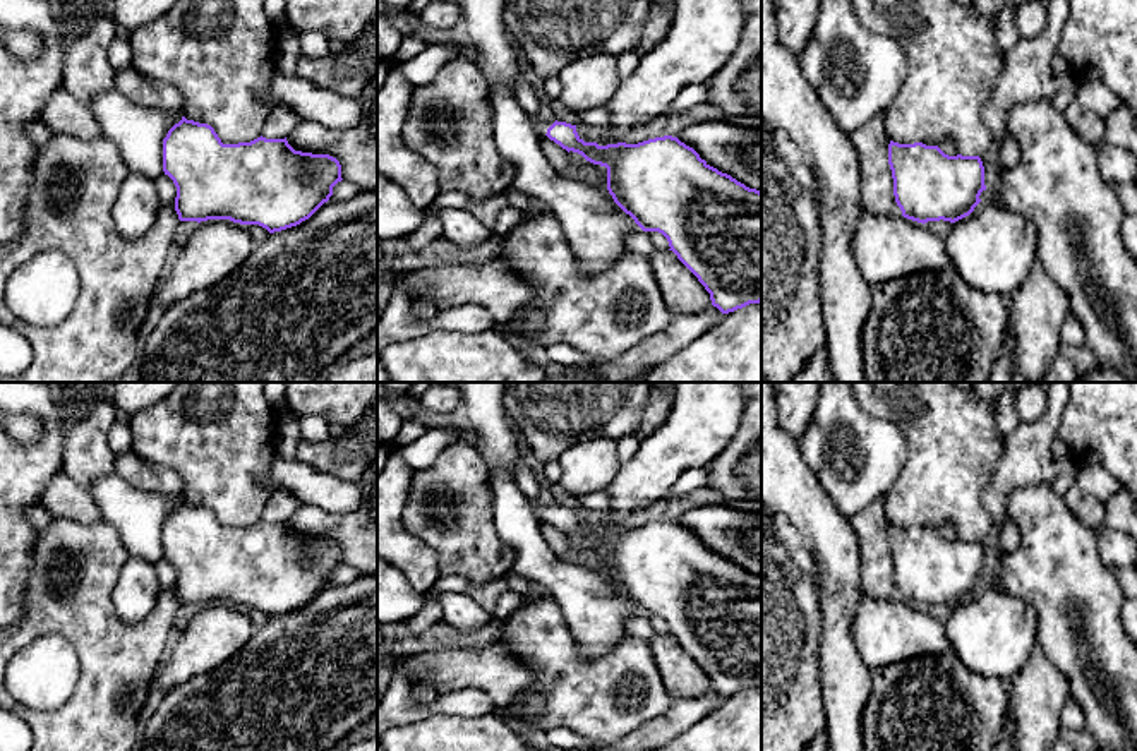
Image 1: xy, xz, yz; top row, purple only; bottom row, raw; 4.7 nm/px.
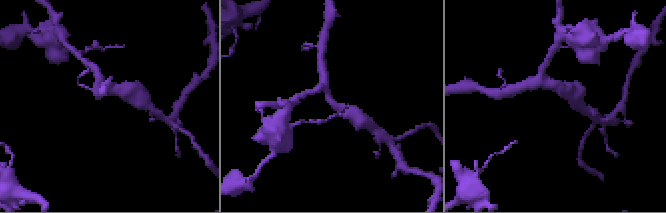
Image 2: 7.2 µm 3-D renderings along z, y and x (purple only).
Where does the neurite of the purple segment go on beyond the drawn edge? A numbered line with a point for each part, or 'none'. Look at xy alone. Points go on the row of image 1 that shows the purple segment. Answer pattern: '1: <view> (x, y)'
none

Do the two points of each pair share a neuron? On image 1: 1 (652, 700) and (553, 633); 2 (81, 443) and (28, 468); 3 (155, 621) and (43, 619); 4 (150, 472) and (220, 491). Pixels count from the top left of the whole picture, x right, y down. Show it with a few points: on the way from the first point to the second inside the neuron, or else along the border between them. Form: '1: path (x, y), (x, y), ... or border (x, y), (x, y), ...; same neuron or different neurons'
1: path (625, 712), (616, 710), (568, 662); same neuron
2: border (59, 424), (62, 434), (62, 468); different neurons
3: path (127, 631), (98, 631), (86, 619), (71, 619); same neuron
4: border (148, 460), (170, 467), (182, 479), (182, 496); different neurons

